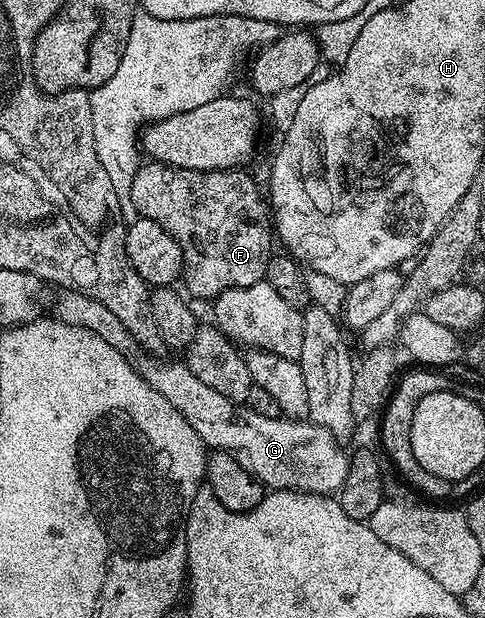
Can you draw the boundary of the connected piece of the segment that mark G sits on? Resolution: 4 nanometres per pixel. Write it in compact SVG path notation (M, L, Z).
M65 289L60 294L56 318L62 319L67 325L91 329L91 333L103 337L111 349L119 349L119 353L123 353L125 360L151 385L151 389L163 393L163 397L167 397L167 401L171 401L171 405L183 413L187 425L199 433L206 448L235 457L235 461L239 461L239 465L243 465L243 469L247 469L247 473L262 488L327 496L340 492L341 486L347 481L351 455L348 450L345 452L341 448L344 446L334 435L327 433L327 429L305 419L263 417L263 413L255 413L252 407L233 402L223 393L203 385L184 362L164 363L164 358L147 355L135 337L127 333L123 321L119 321L119 317L115 317L107 305L78 291Z

